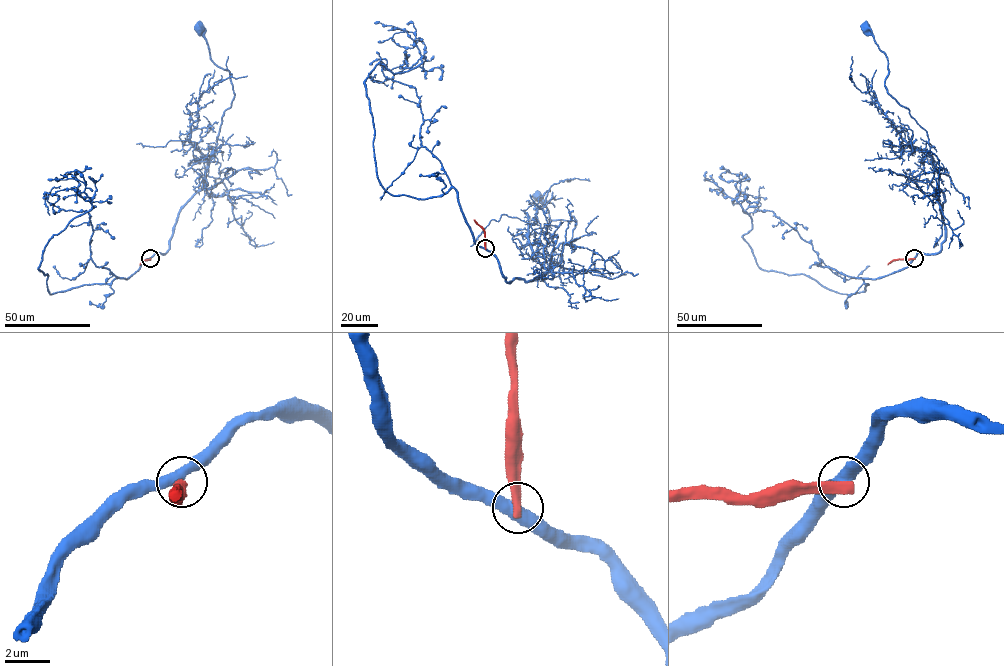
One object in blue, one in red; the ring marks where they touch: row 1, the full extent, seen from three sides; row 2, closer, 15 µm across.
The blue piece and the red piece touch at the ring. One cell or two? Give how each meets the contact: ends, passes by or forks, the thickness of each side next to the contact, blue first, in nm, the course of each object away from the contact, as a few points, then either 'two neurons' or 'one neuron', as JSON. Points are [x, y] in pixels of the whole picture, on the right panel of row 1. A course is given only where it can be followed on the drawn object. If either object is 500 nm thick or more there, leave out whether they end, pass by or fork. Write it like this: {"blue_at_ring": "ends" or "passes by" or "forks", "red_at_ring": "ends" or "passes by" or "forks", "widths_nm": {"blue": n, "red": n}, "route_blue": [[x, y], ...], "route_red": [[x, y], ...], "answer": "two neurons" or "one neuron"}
{"widths_nm": {"blue": 480, "red": 500}, "route_blue": [[914, 258], [941, 249], [945, 239], [944, 192], [926, 131], [888, 93], [885, 84], [888, 59], [866, 27]], "route_red": [[914, 258], [892, 260], [888, 264]], "answer": "two neurons"}

